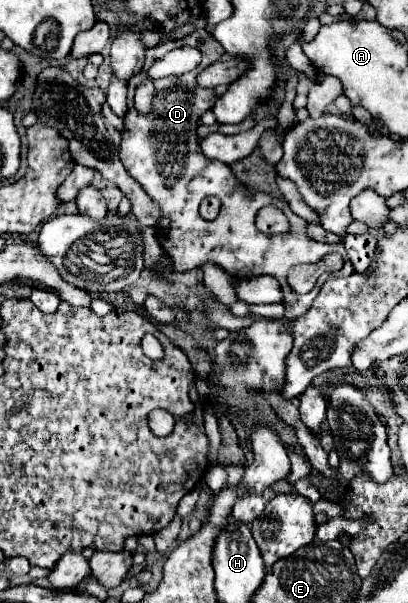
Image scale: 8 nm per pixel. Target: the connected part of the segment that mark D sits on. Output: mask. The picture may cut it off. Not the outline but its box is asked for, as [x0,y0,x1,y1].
[120,29,344,321]

